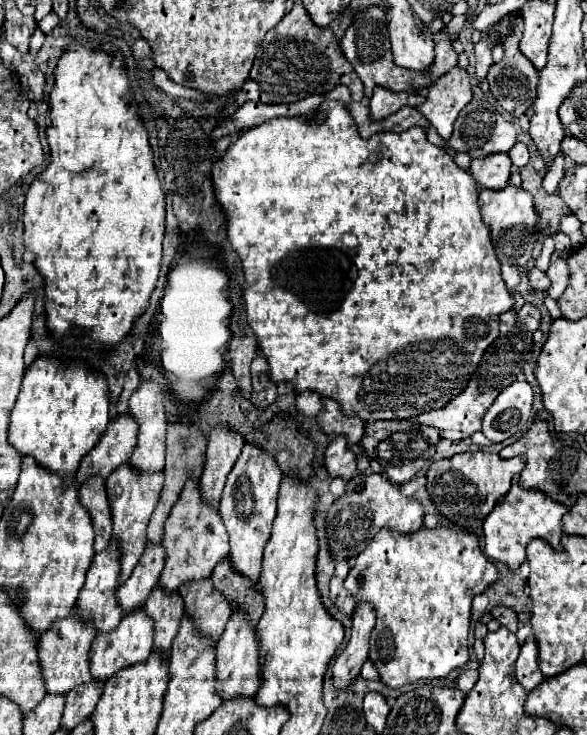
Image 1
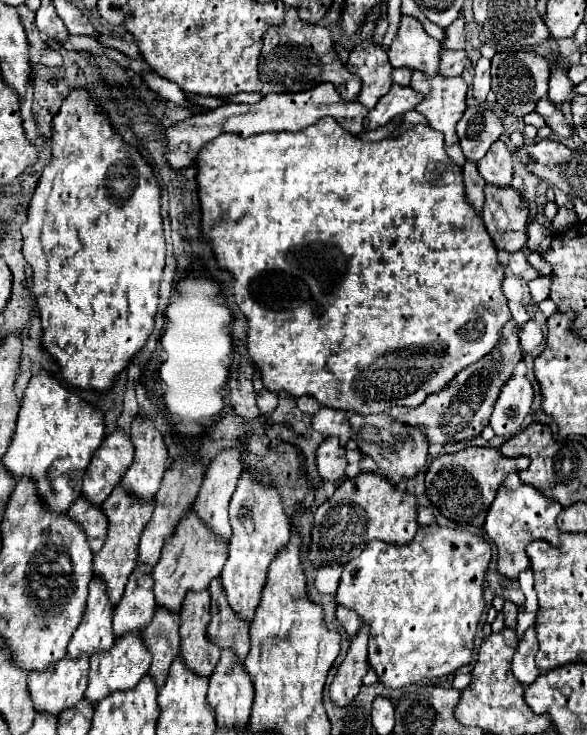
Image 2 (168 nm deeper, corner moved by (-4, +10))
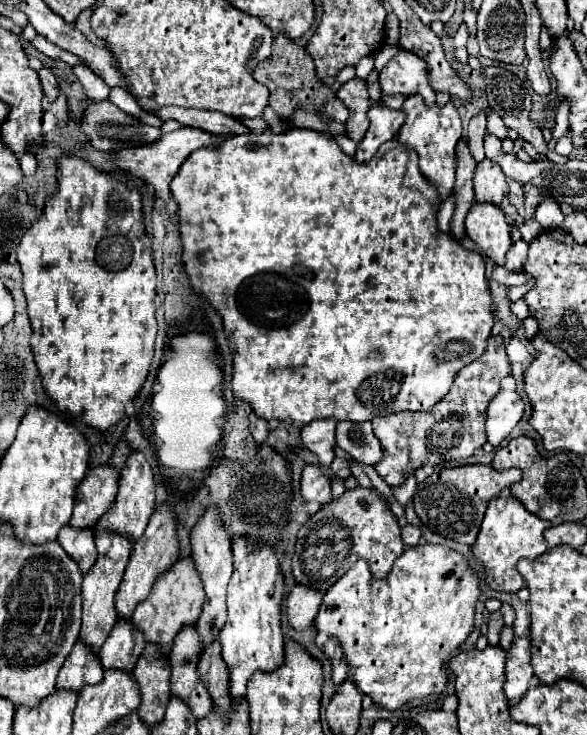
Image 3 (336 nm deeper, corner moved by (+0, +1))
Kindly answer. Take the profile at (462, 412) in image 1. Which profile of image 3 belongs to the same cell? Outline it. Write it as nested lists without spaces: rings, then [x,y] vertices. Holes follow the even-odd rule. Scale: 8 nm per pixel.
[[[492,339],[486,353],[474,363],[474,369],[472,365],[466,365],[466,369],[458,371],[458,377],[450,393],[446,395],[446,399],[434,405],[434,409],[396,413],[386,417],[376,417],[372,421],[374,435],[378,437],[384,451],[382,461],[378,461],[376,465],[376,471],[390,487],[402,485],[406,477],[412,475],[422,465],[440,465],[444,461],[462,461],[466,457],[472,457],[474,451],[486,443],[486,433],[484,433],[486,407],[498,393],[502,377],[510,373],[508,365],[496,365],[506,359],[504,355],[506,353],[502,339]],[[484,373],[492,373],[490,375],[492,379],[482,379],[486,377]]]

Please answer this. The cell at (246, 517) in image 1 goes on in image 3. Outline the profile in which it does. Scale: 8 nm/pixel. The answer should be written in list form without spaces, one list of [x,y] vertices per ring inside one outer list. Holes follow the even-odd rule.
[[[234,537],[232,543],[234,573],[228,583],[228,621],[220,633],[220,645],[230,673],[230,701],[238,703],[246,697],[246,683],[256,671],[276,671],[284,663],[280,619],[286,587],[272,547],[262,545],[256,549],[256,543],[248,545],[242,537]]]

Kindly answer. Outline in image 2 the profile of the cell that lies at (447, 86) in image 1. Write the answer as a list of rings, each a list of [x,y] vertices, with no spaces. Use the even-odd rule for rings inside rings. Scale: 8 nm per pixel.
[[[422,72],[412,74],[412,84],[416,92],[424,94],[424,100],[418,104],[418,112],[426,116],[430,128],[444,134],[446,144],[458,142],[456,122],[466,110],[466,92],[468,84],[462,76],[446,78],[442,74],[422,76]]]

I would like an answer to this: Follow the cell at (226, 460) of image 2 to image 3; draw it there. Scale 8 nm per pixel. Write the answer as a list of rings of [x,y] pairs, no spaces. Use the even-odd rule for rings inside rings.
[[[210,509],[200,523],[192,529],[192,561],[196,565],[196,571],[202,579],[204,585],[204,593],[206,593],[206,601],[204,601],[204,609],[202,615],[196,623],[196,631],[200,637],[200,647],[206,649],[206,645],[210,645],[212,641],[218,639],[218,633],[222,631],[222,625],[226,623],[226,585],[230,581],[232,575],[232,549],[230,549],[230,541],[226,531],[222,529],[222,521],[218,511]]]

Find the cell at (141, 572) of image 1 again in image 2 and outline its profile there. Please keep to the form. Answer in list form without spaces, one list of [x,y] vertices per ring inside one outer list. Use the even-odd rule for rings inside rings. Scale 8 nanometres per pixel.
[[[136,566],[128,578],[122,600],[114,606],[114,634],[122,636],[126,632],[142,632],[152,620],[156,610],[156,600],[152,592],[152,568]]]

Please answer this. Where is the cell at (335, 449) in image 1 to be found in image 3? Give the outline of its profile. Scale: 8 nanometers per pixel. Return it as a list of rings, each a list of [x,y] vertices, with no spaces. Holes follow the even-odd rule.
[[[306,465],[302,471],[300,483],[302,483],[300,493],[306,503],[316,501],[316,503],[324,505],[330,501],[330,479],[324,469],[314,467],[314,465]]]

